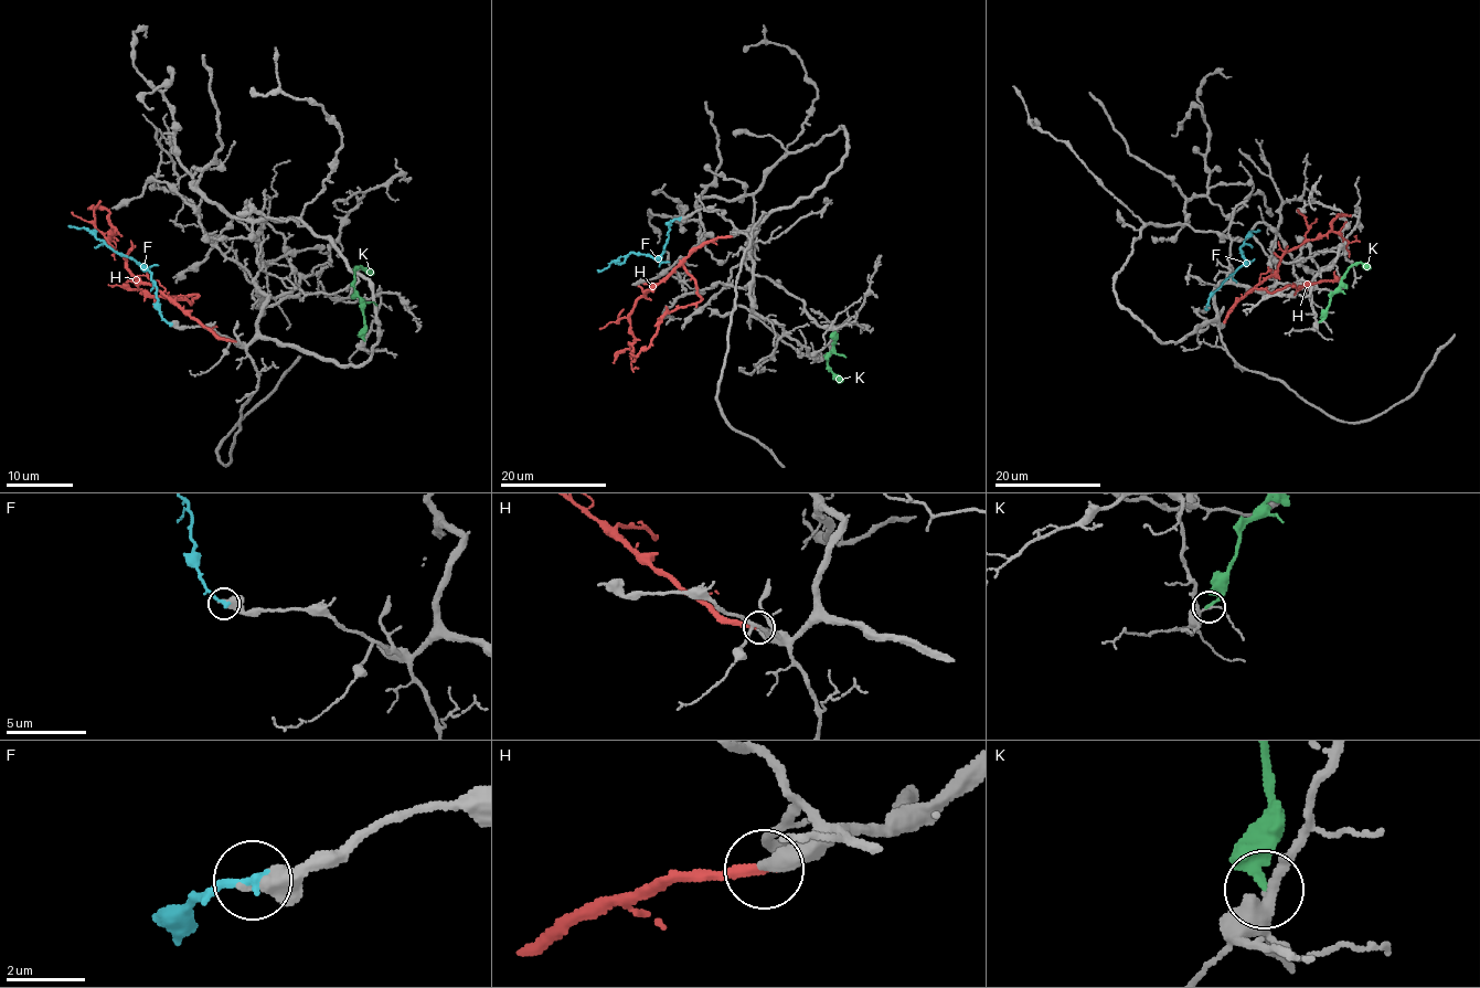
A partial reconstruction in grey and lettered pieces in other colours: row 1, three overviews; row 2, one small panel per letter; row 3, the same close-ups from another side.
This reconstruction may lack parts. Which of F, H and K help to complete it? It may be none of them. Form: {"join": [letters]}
{"join": ["H"]}

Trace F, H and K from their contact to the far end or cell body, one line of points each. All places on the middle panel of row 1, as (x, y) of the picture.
F: (679, 218), (670, 222), (668, 241), (660, 255), (629, 253), (597, 271)
H: (731, 236), (703, 242), (637, 300), (629, 318), (635, 361)
K: (834, 332), (834, 342), (827, 354), (828, 368), (842, 381)

